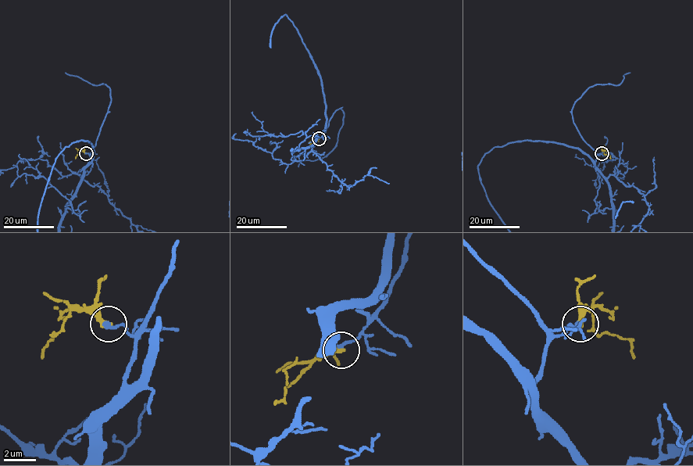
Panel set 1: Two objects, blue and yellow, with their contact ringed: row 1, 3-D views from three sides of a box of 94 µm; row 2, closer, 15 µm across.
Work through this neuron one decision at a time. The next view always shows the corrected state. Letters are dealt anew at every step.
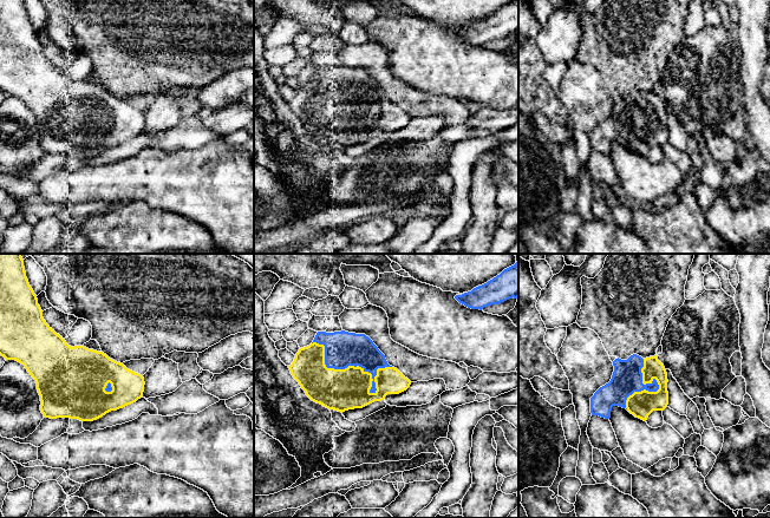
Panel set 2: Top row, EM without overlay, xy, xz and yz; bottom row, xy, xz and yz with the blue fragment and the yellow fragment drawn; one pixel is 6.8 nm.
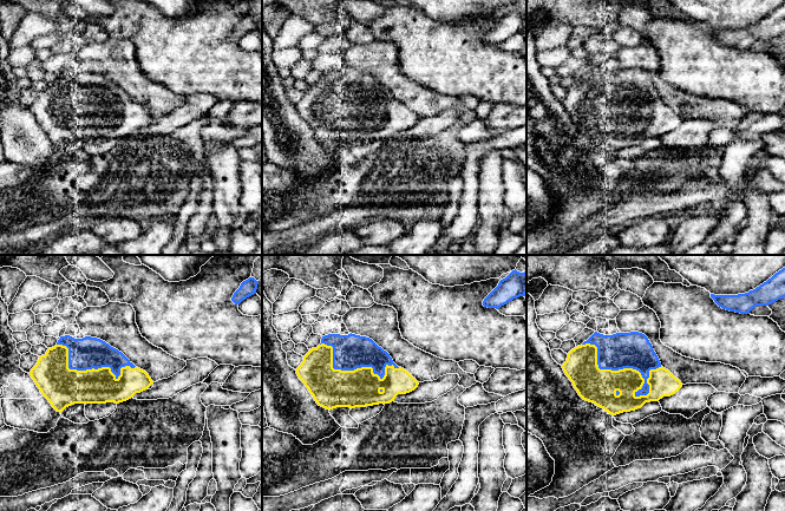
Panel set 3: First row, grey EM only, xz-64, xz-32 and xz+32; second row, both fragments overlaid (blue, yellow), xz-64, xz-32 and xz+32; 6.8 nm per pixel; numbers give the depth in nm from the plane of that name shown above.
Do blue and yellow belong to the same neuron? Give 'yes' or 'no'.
yes

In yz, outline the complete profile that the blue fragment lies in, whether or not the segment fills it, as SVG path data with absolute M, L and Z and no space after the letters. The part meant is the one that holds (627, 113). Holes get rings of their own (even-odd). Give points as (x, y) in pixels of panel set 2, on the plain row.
M633 90L627 96L615 94L608 119L590 133L590 149L611 153L613 142L626 144L644 157L653 146L668 140L667 109L657 91L642 94Z

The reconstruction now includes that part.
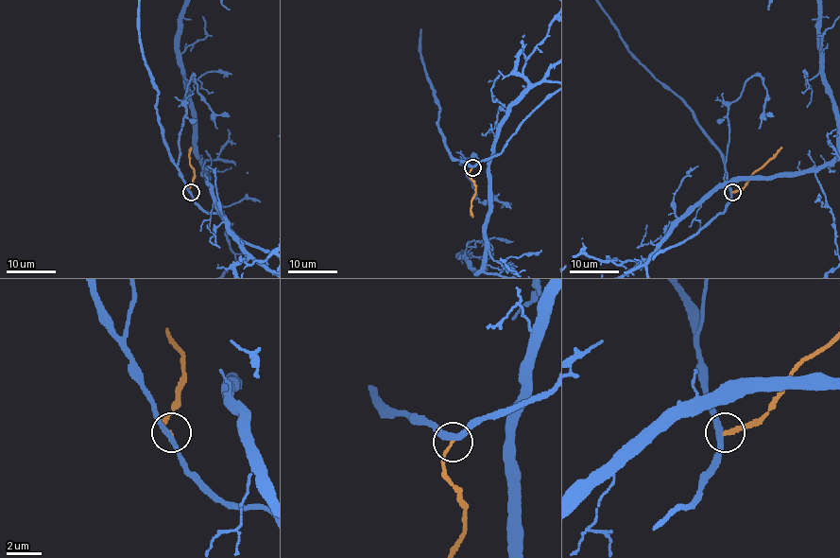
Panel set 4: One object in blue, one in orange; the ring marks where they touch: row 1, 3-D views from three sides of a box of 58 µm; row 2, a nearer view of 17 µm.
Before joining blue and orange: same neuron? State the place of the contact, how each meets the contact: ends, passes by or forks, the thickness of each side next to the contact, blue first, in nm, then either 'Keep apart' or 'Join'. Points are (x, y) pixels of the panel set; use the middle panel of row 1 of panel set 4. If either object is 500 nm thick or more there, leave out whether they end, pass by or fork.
Place: (472, 167). At the ring blue passes by. At the ring orange ends. Thickness 280 nm (blue) against 190 nm. Keep apart

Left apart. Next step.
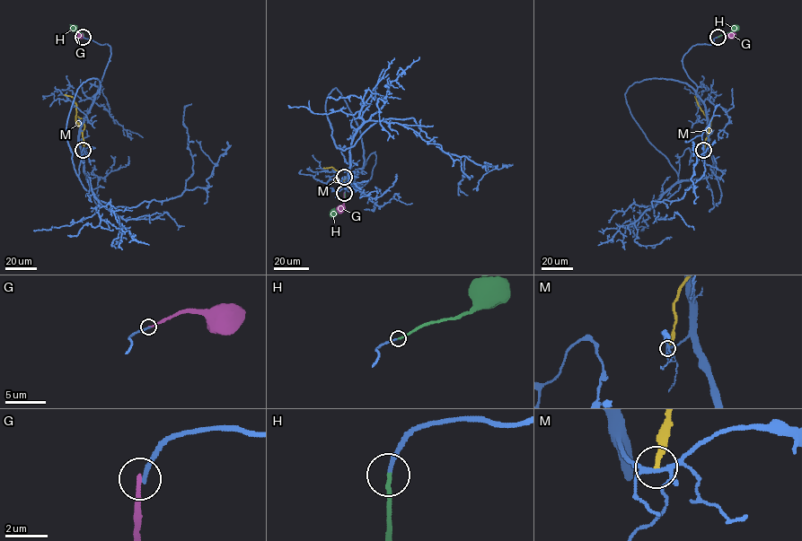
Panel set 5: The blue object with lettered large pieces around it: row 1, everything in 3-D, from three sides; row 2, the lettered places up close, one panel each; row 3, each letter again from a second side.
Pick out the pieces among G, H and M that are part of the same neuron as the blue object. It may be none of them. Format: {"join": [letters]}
{"join": ["H"]}

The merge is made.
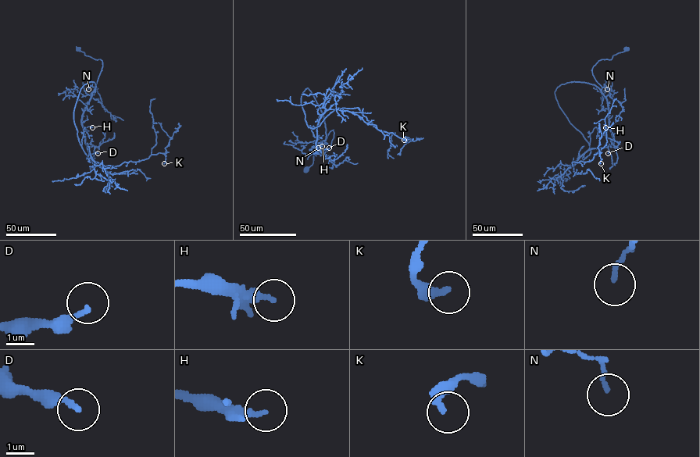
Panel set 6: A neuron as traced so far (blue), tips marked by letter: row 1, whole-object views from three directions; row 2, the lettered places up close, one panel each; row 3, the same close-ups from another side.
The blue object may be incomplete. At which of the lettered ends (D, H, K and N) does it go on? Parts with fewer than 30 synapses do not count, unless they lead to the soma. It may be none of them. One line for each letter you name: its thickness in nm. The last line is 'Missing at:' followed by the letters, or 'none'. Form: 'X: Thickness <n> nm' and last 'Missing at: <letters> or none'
D: Thickness 190 nm
Missing at: D

